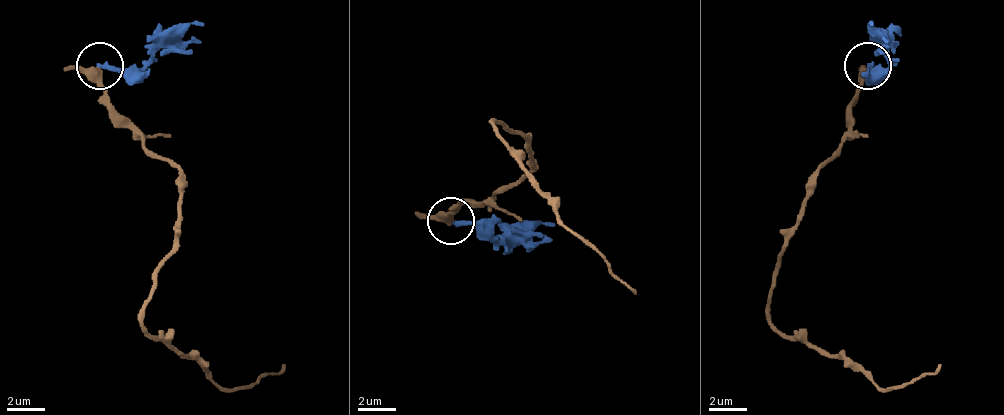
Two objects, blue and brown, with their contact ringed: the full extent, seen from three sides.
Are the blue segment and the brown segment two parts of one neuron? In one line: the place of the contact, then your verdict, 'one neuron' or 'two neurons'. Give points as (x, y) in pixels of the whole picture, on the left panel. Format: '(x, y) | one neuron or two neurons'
(99, 66) | two neurons

